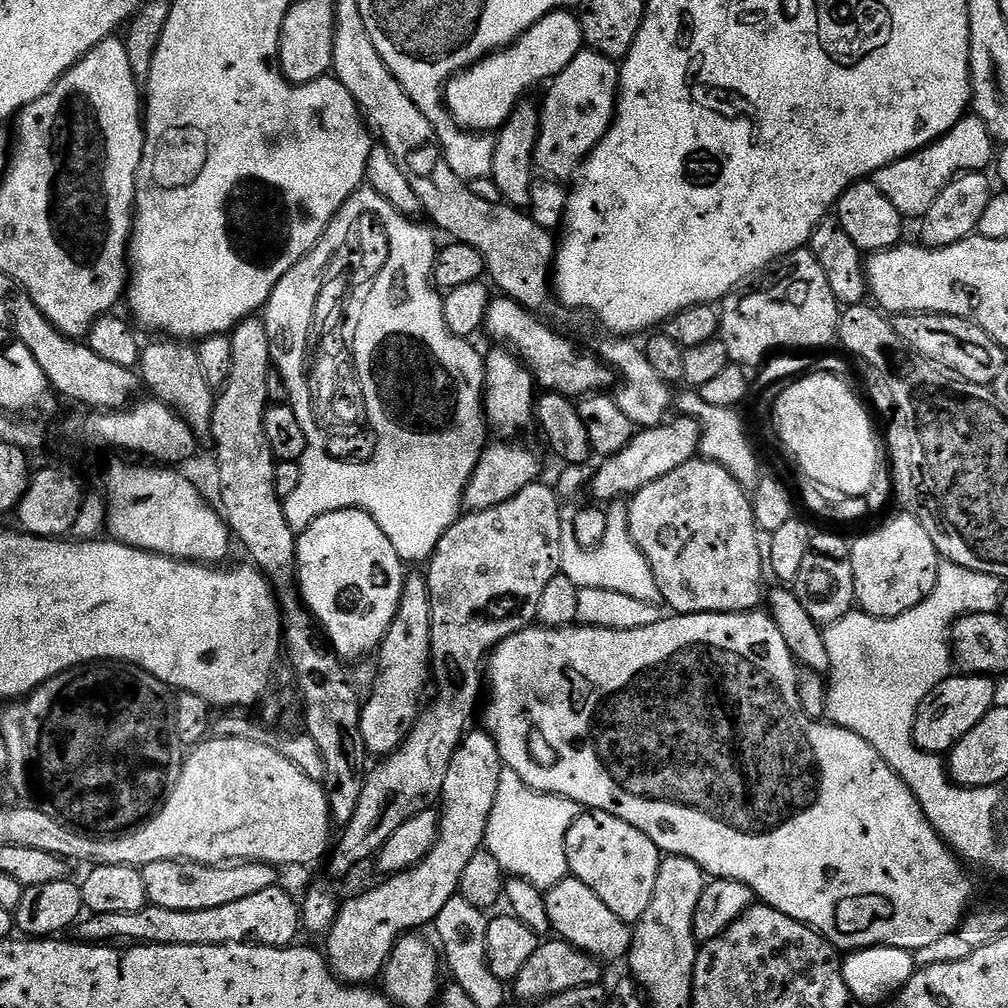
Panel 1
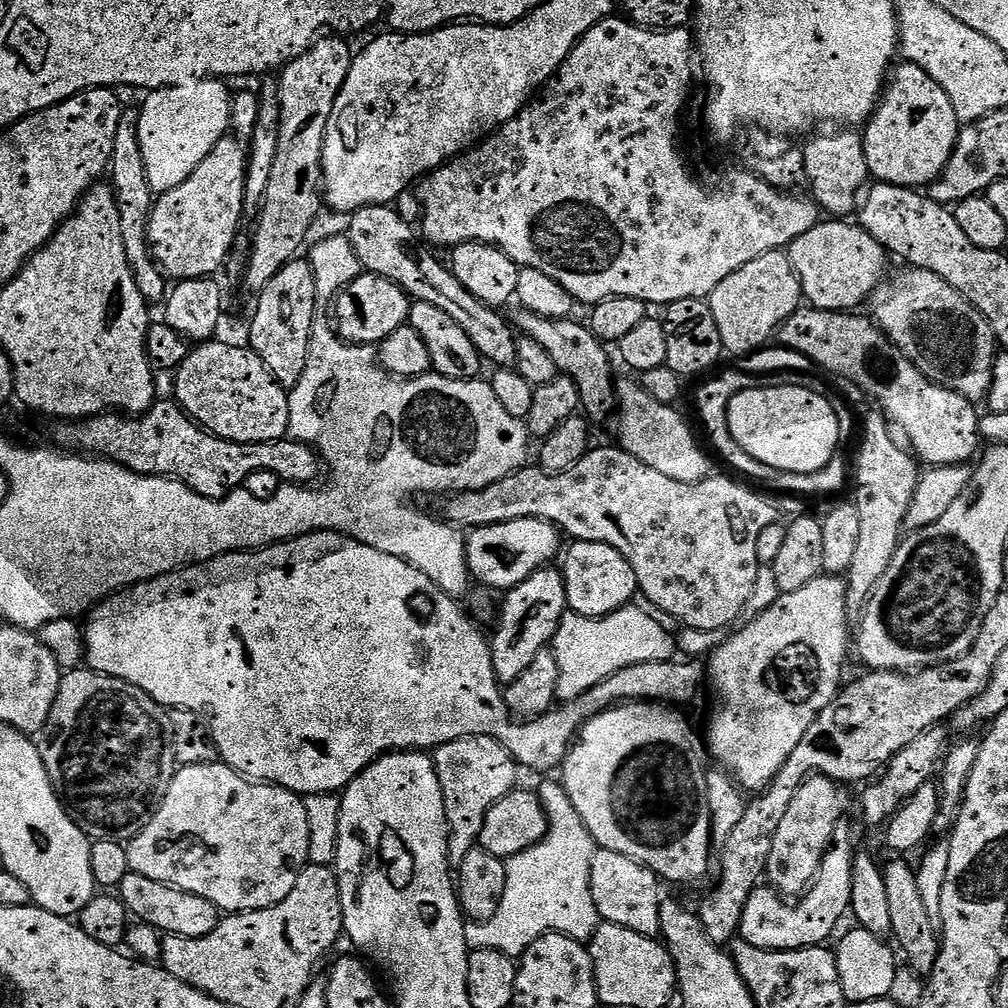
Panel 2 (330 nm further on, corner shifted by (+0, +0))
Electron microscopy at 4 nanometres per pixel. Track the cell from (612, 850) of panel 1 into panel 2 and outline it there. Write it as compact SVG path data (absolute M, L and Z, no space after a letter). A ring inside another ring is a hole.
M597 847L590 866L590 894L594 898L596 913L601 921L614 926L626 926L626 930L638 930L638 934L653 938L660 936L660 896L662 881L649 868L626 858L626 854L614 854L614 850Z

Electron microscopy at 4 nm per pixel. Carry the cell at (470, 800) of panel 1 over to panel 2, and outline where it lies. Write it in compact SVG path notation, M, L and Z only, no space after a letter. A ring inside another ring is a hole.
M559 567L540 568L526 582L507 589L504 605L500 608L500 621L496 633L491 633L490 647L494 674L501 685L512 684L522 674L526 674L530 662L538 658L540 652L551 645L558 626L568 611L564 574Z

